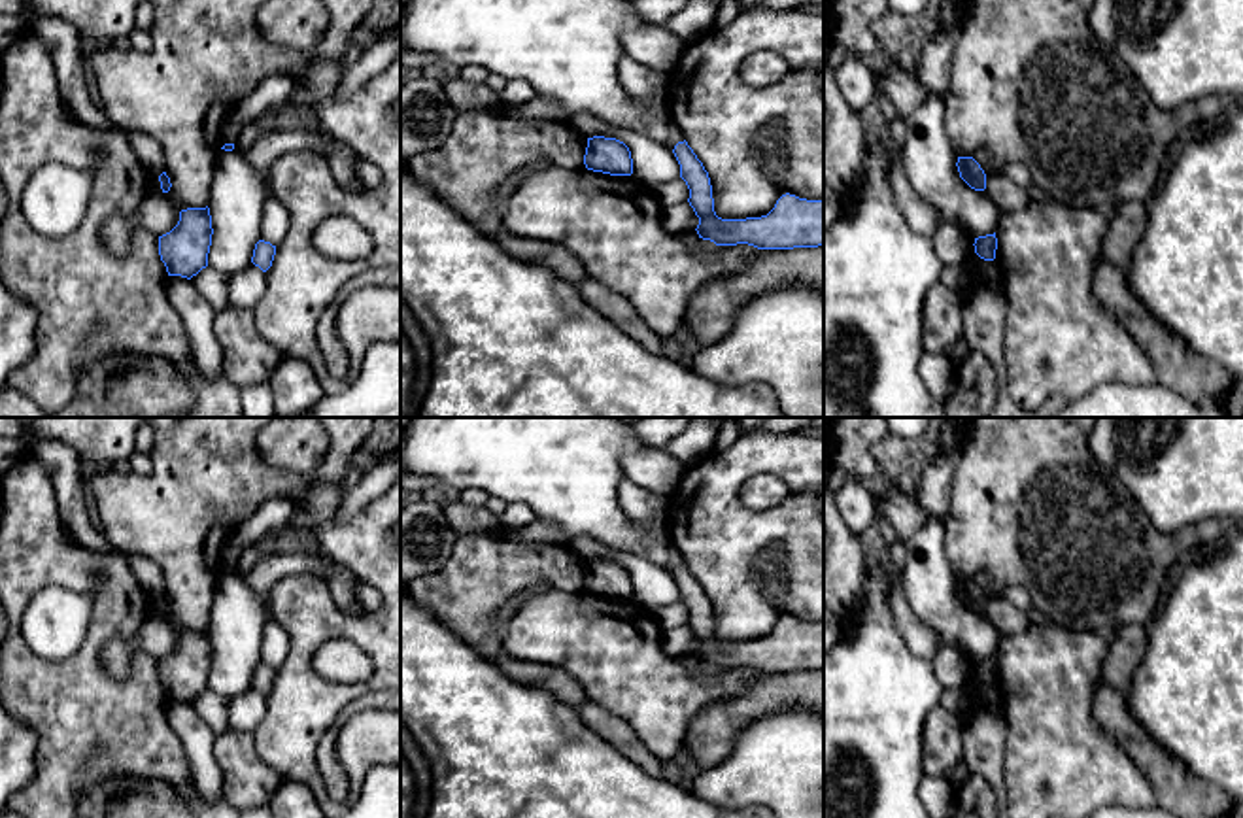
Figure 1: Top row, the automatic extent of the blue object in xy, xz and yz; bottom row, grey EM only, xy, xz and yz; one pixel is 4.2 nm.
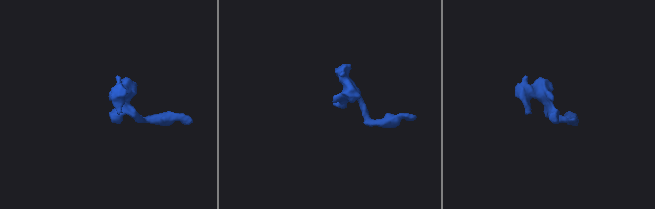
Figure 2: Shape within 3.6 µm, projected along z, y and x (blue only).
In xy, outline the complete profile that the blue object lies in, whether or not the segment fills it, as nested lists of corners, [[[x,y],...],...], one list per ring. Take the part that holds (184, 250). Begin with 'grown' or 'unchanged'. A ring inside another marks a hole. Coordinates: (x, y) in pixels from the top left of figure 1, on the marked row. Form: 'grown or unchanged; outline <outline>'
unchanged; outline [[[208,206],[181,210],[178,225],[159,236],[159,255],[168,276],[191,280],[206,268],[212,234],[213,229]]]

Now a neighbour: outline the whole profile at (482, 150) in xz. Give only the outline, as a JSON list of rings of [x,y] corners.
[[[468,111],[457,113],[440,147],[410,157],[406,168],[491,236],[502,229],[493,195],[516,170],[536,161],[584,168],[586,147],[587,136],[567,121]]]

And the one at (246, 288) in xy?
[[[253,263],[229,276],[229,300],[242,308],[253,308],[266,291],[266,274]]]

